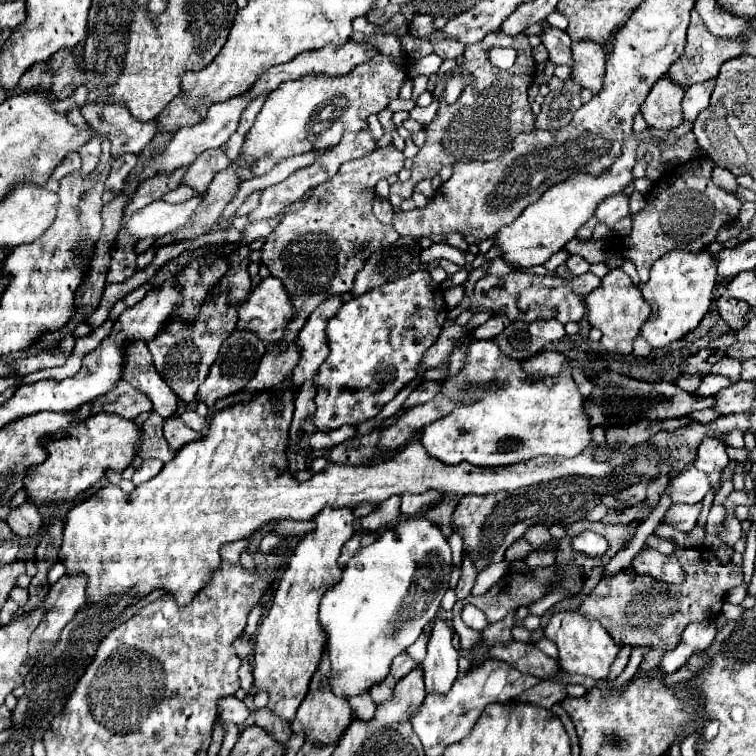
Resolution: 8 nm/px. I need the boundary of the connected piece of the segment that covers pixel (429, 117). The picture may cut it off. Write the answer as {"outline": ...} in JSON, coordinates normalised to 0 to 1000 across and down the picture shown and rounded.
{"outline":[[[574,131],[571,136],[565,142],[548,142],[548,144],[542,147],[542,155],[562,168],[574,157],[579,142],[581,135]]]}

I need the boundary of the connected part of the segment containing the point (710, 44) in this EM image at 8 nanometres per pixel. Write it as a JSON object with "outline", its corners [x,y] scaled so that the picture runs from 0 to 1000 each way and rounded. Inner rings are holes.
{"outline":[[[915,15],[915,28],[910,36],[910,49],[907,49],[907,65],[902,73],[902,89],[886,89],[884,102],[894,110],[899,110],[902,115],[913,115],[918,110],[926,107],[937,107],[942,102],[950,99],[955,83],[960,83],[963,78],[979,75],[984,70],[984,52],[952,52],[944,49],[929,30],[926,20],[921,15]]]}

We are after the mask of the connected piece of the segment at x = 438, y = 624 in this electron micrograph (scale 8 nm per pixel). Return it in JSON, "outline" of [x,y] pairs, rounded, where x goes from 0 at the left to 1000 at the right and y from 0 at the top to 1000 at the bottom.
{"outline":[[[585,816],[571,824],[571,837],[566,848],[566,864],[558,874],[563,914],[590,917],[595,914],[606,890],[606,861],[598,853],[598,832]]]}

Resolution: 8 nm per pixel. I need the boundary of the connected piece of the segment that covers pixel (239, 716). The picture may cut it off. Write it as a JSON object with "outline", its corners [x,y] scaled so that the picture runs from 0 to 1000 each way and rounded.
{"outline":[[[311,921],[298,922],[291,926],[288,934],[288,947],[294,954],[304,954],[321,962],[332,940],[325,935],[321,927]]]}

